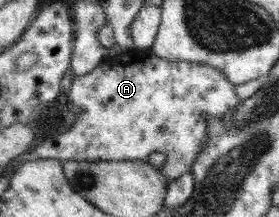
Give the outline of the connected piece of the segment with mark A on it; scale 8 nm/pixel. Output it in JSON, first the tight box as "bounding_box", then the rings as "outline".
{"bounding_box":[21,49,242,181],"outline":[[[131,49],[125,50],[124,52],[117,54],[115,57],[109,57],[100,66],[97,66],[89,74],[83,76],[77,76],[73,79],[73,84],[71,90],[68,94],[69,101],[73,102],[76,106],[78,113],[76,116],[76,122],[71,125],[68,131],[61,133],[51,140],[45,140],[43,144],[35,144],[33,148],[27,151],[21,161],[35,161],[39,159],[53,158],[61,162],[65,160],[71,161],[142,161],[143,163],[149,164],[149,156],[151,154],[163,154],[167,160],[160,168],[155,168],[159,170],[167,181],[169,179],[177,178],[185,173],[187,173],[193,167],[195,160],[198,155],[202,152],[201,148],[207,144],[207,121],[203,117],[203,114],[209,114],[215,118],[223,118],[225,114],[233,114],[237,110],[237,106],[241,104],[242,99],[237,95],[236,85],[230,82],[230,78],[223,73],[223,71],[213,67],[213,66],[203,66],[201,64],[195,64],[193,62],[177,62],[171,60],[165,60],[163,58],[158,58],[149,49]]]}

